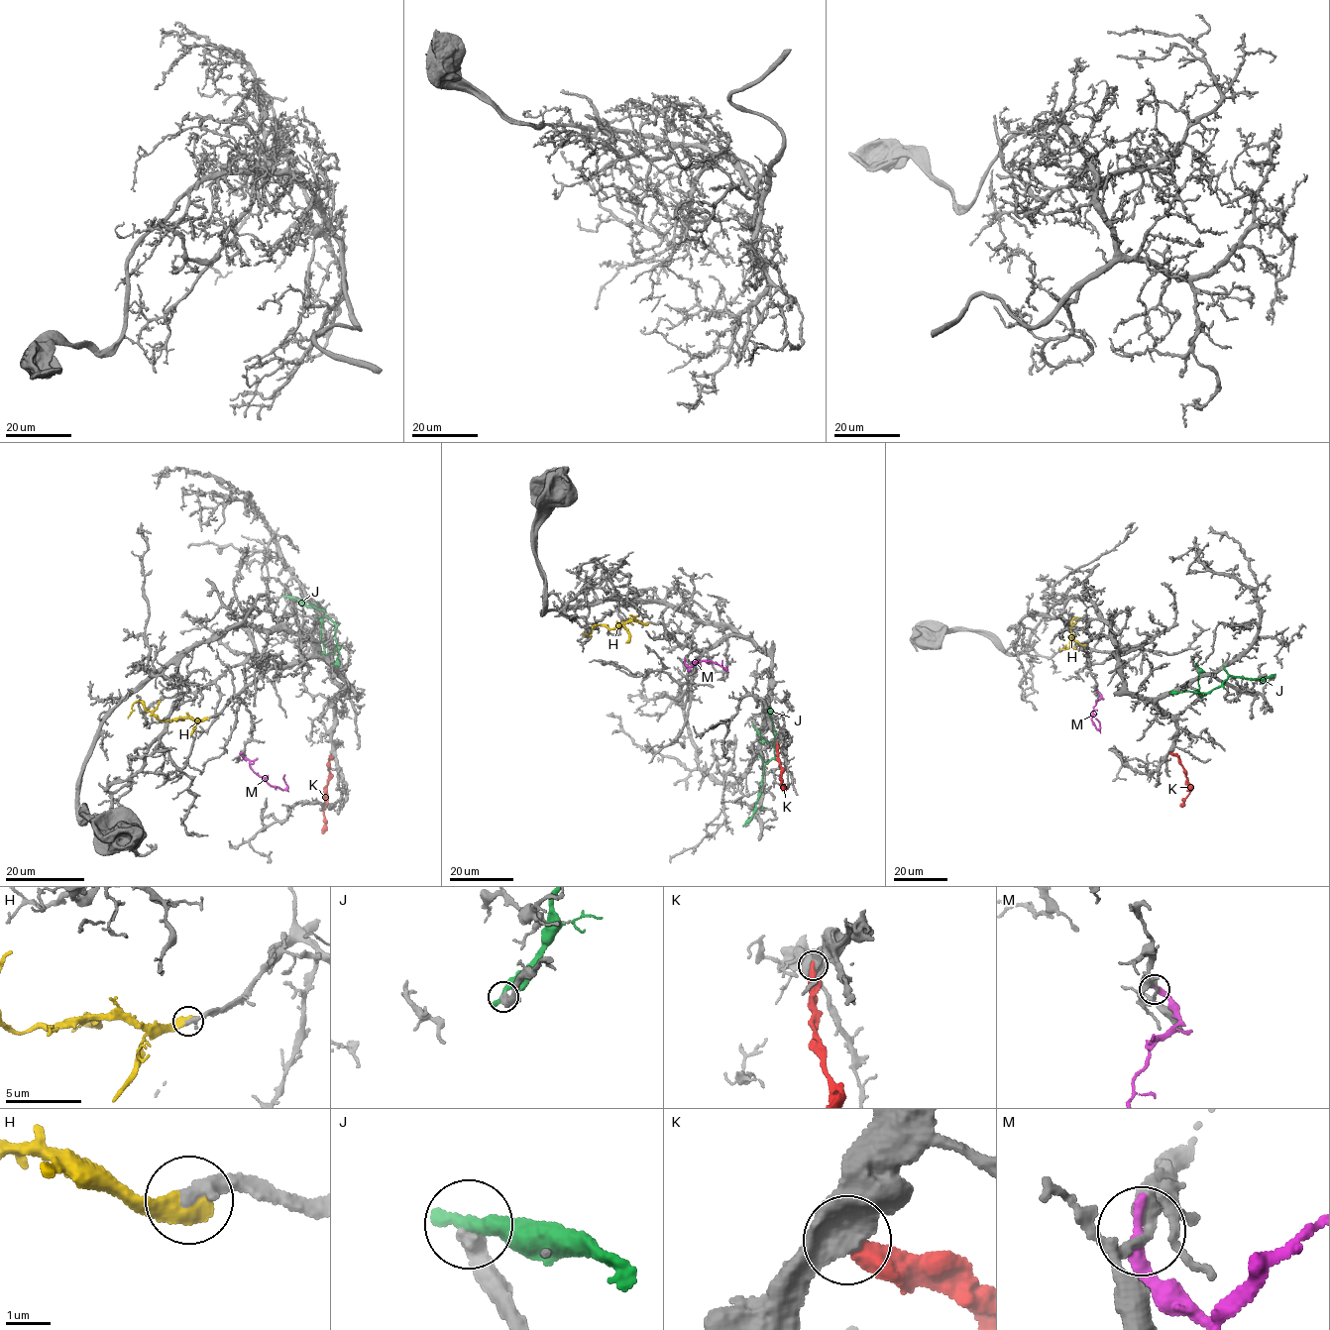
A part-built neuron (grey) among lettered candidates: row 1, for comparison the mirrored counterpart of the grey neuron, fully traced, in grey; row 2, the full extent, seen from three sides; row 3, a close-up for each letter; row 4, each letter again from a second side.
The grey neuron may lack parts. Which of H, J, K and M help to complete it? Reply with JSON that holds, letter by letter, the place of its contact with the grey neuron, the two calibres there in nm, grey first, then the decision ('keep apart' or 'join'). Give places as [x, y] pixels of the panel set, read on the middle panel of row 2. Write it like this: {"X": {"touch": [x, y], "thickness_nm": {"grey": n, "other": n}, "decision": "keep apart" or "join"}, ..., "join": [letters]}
{"H": {"touch": [646, 623], "thickness_nm": {"grey": 360, "other": 600}, "decision": "join"}, "J": {"touch": [745, 824], "thickness_nm": {"grey": 480, "other": 440}, "decision": "keep apart"}, "K": {"touch": [777, 742], "thickness_nm": {"grey": 600, "other": 420}, "decision": "keep apart"}, "M": {"touch": [685, 660], "thickness_nm": {"grey": 280, "other": 400}, "decision": "keep apart"}, "join": ["H"]}

